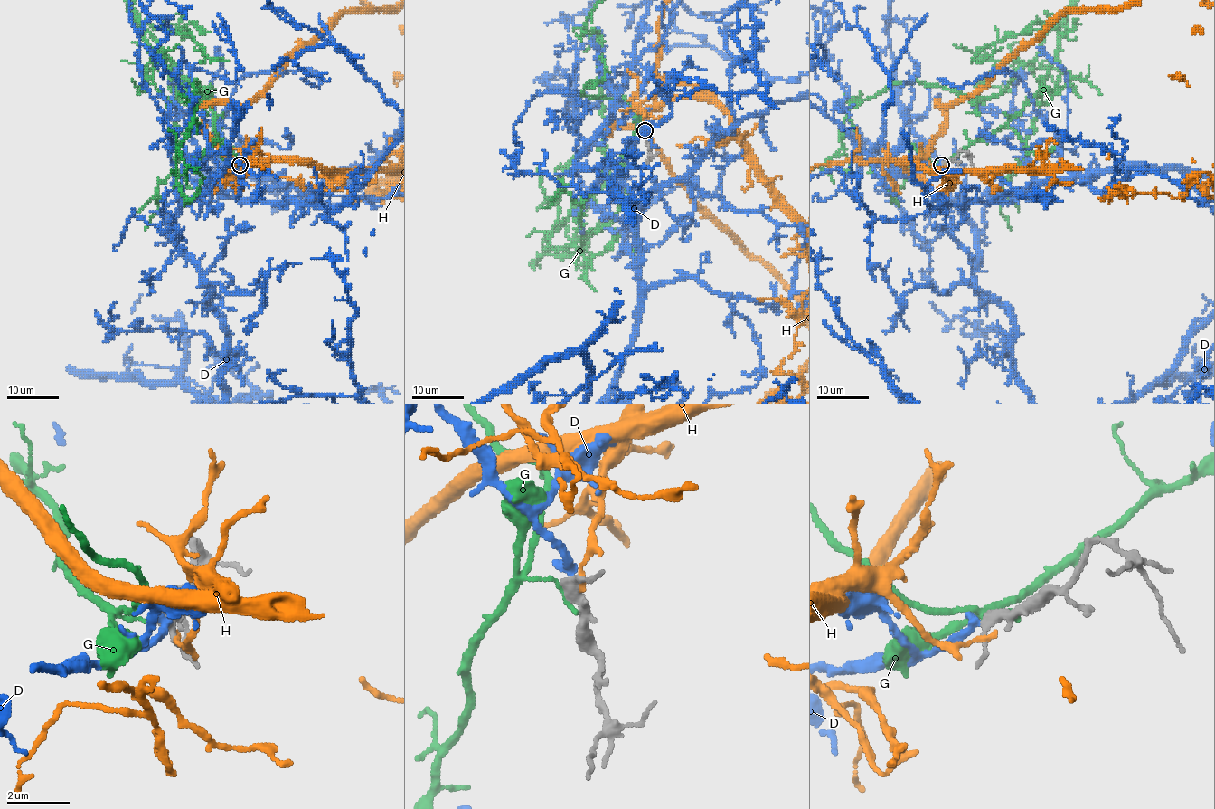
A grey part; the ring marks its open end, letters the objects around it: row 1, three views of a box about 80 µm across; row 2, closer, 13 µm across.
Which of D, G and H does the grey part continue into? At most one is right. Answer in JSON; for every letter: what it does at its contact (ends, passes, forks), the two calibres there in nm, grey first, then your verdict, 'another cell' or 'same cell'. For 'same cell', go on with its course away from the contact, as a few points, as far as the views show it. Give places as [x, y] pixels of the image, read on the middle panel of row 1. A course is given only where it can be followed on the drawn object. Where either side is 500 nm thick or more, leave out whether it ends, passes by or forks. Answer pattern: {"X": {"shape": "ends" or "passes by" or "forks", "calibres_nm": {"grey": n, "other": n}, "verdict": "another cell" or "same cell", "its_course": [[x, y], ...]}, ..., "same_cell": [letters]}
{"D": {"shape": "ends", "calibres_nm": {"grey": 320, "other": 320}, "verdict": "same cell", "its_course": [[644, 131], [619, 99], [576, 161], [616, 170], [637, 257], [614, 223], [638, 167], [604, 88]]}, "G": {"shape": "ends", "calibres_nm": {"grey": 360, "other": 140}, "verdict": "another cell"}, "H": {"shape": "ends", "calibres_nm": {"grey": 280, "other": 170}, "verdict": "another cell"}, "same_cell": ["D"]}

